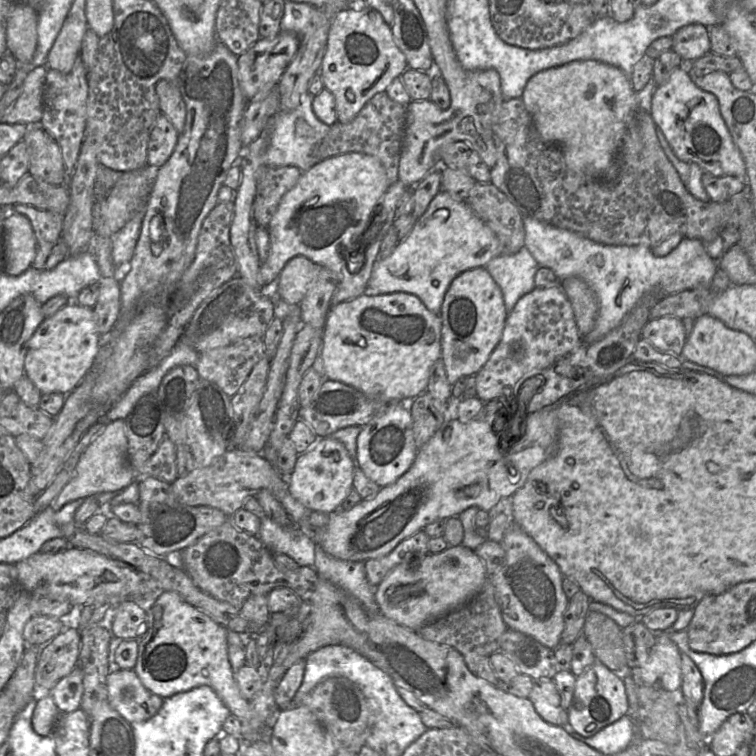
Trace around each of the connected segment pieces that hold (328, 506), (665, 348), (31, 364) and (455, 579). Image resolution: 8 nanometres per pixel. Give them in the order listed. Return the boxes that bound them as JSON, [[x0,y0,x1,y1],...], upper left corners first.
[[287,436,356,513],[641,316,686,356],[24,301,103,394],[375,544,487,631]]

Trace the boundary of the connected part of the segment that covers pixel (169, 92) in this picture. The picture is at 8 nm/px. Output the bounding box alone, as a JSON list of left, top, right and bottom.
[156,80,186,131]

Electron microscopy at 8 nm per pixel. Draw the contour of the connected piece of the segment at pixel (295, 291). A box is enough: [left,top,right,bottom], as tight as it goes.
[276,256,319,306]

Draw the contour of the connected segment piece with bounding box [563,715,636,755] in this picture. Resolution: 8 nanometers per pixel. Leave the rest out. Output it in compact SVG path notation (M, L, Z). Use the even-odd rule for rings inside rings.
M625 715L588 738L576 733L569 725L565 725L563 728L574 739L585 743L598 752L604 755L614 755L635 741L636 722L630 715Z

